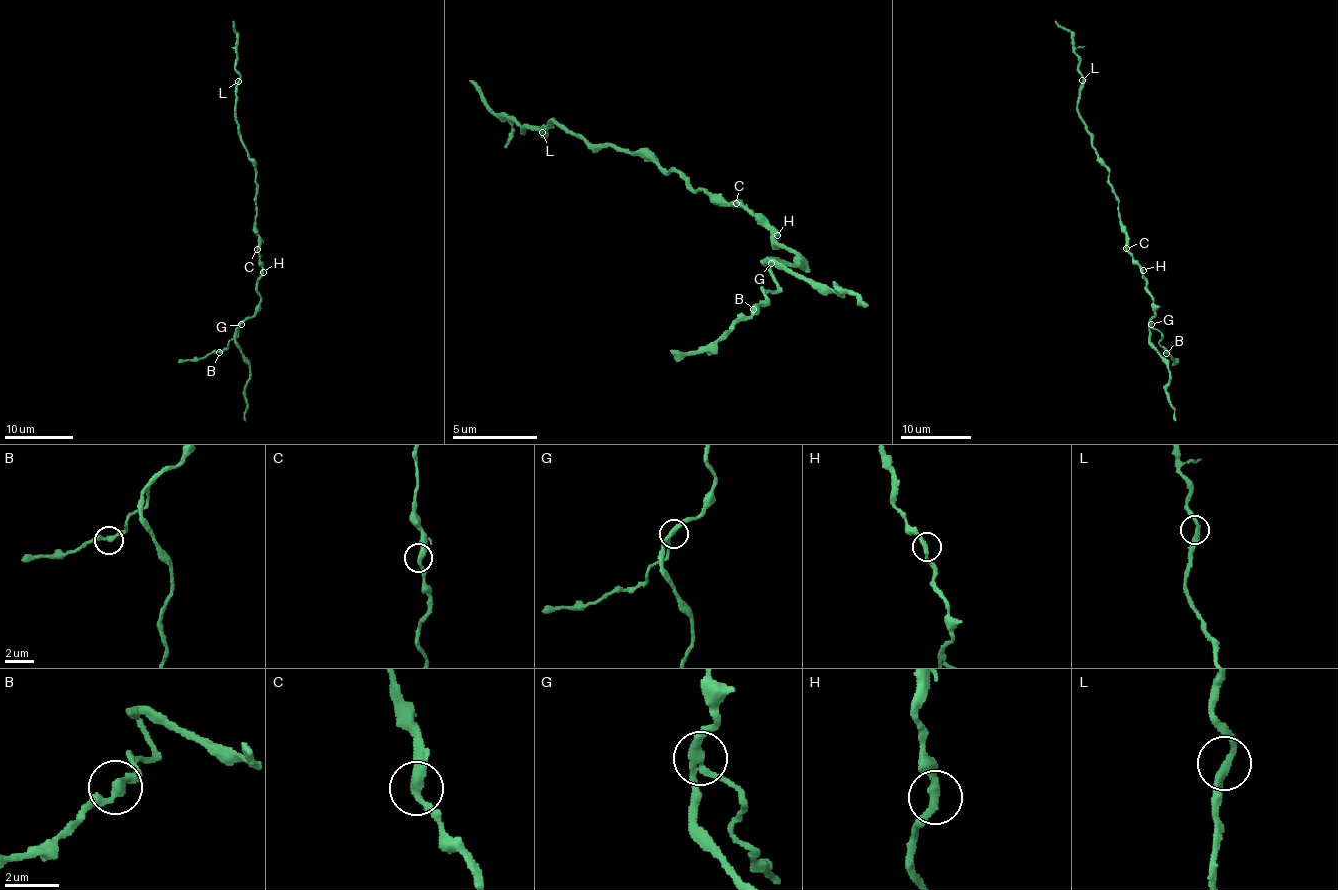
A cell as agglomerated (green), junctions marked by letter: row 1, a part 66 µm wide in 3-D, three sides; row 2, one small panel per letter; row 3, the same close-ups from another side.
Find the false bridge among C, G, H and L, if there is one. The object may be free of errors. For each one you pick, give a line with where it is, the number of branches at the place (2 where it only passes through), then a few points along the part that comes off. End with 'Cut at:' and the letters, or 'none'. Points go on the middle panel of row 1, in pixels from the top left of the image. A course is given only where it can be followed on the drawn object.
G: place (771, 263); branches 3; course (770, 262), (776, 286), (762, 289), (763, 301), (714, 341), (686, 353), (671, 349)
Cut at: G

